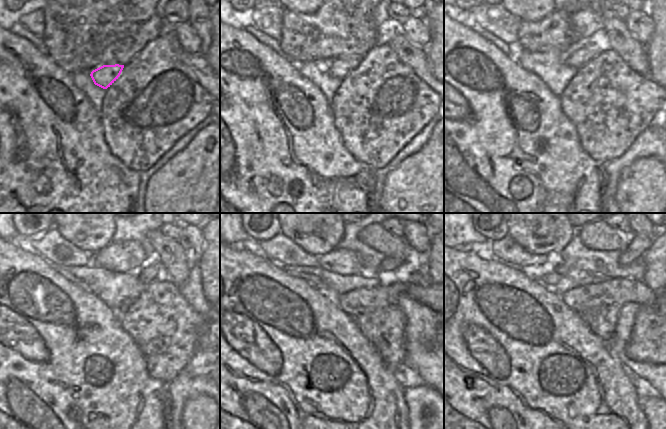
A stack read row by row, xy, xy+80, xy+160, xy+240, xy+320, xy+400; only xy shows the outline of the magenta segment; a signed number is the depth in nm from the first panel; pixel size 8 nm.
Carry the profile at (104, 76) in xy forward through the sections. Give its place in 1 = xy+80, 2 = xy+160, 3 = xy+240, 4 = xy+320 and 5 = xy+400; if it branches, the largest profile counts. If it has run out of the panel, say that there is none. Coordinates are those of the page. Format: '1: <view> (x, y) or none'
1: xy+80 (339, 68)
2: xy+160 (579, 58)
3: xy+240 (146, 276)
4: xy+320 (389, 264)
5: xy+400 (638, 244)

